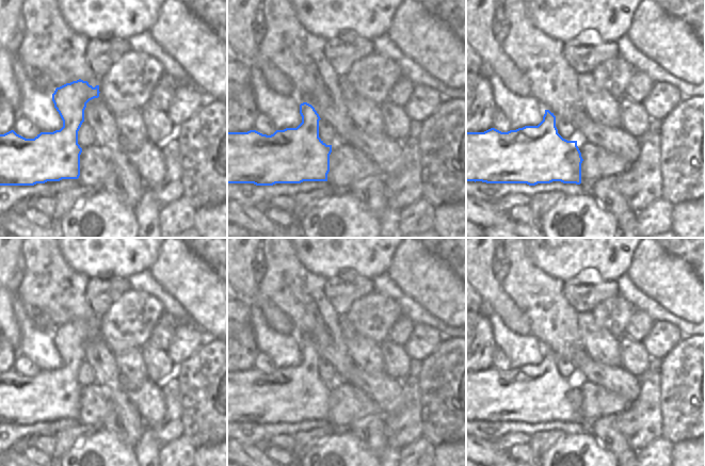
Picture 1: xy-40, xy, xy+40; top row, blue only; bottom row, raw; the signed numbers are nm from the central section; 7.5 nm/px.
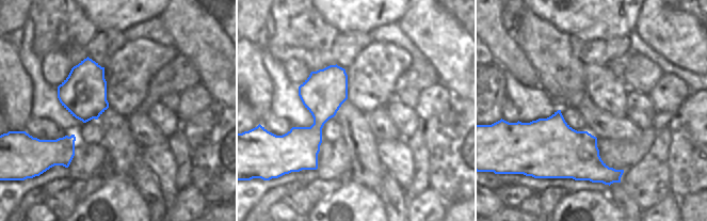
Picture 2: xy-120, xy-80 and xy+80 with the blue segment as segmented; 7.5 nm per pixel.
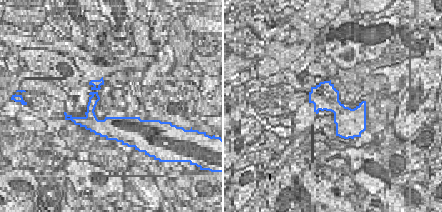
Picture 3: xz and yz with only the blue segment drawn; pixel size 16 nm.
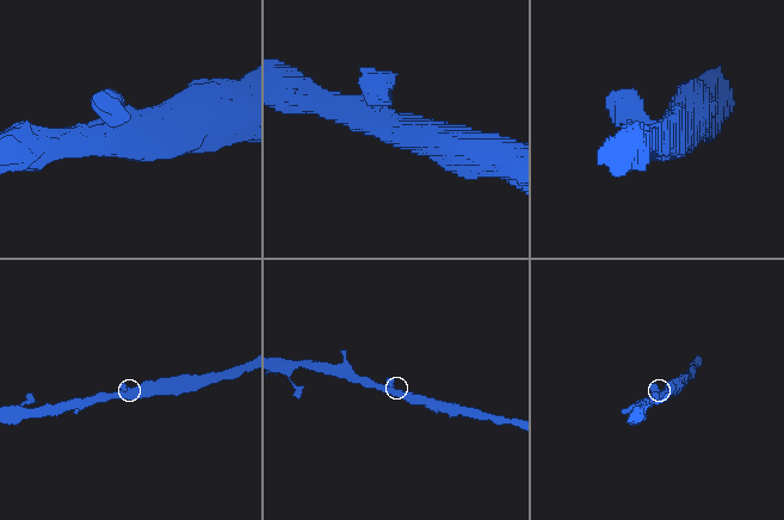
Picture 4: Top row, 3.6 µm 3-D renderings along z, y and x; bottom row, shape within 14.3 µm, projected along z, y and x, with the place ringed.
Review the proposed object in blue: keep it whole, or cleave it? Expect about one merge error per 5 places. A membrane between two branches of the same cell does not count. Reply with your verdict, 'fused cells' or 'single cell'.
single cell

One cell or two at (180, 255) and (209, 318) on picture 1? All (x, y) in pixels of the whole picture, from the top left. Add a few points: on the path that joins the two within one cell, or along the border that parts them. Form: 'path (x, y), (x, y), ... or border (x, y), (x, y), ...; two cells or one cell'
path (180, 271), (209, 302); one cell

